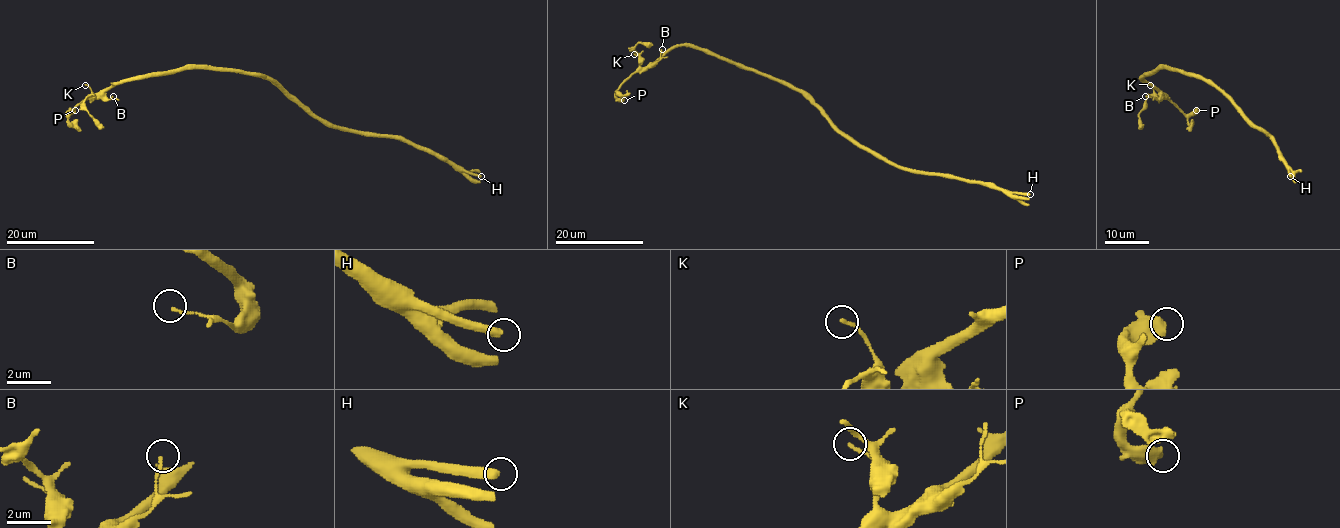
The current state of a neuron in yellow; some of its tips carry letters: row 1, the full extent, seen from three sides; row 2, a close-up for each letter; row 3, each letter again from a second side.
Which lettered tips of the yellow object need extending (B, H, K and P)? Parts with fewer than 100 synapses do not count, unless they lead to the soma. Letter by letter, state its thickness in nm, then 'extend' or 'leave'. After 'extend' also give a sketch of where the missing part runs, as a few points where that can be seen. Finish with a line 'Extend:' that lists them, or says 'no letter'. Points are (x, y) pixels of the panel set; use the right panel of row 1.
B: 120 nm | leave
H: 380 nm | extend | (1290, 176), (1292, 186), (1270, 171), (1272, 176), (1275, 174)
K: 140 nm | leave
P: 650 nm | leave
Extend: H

